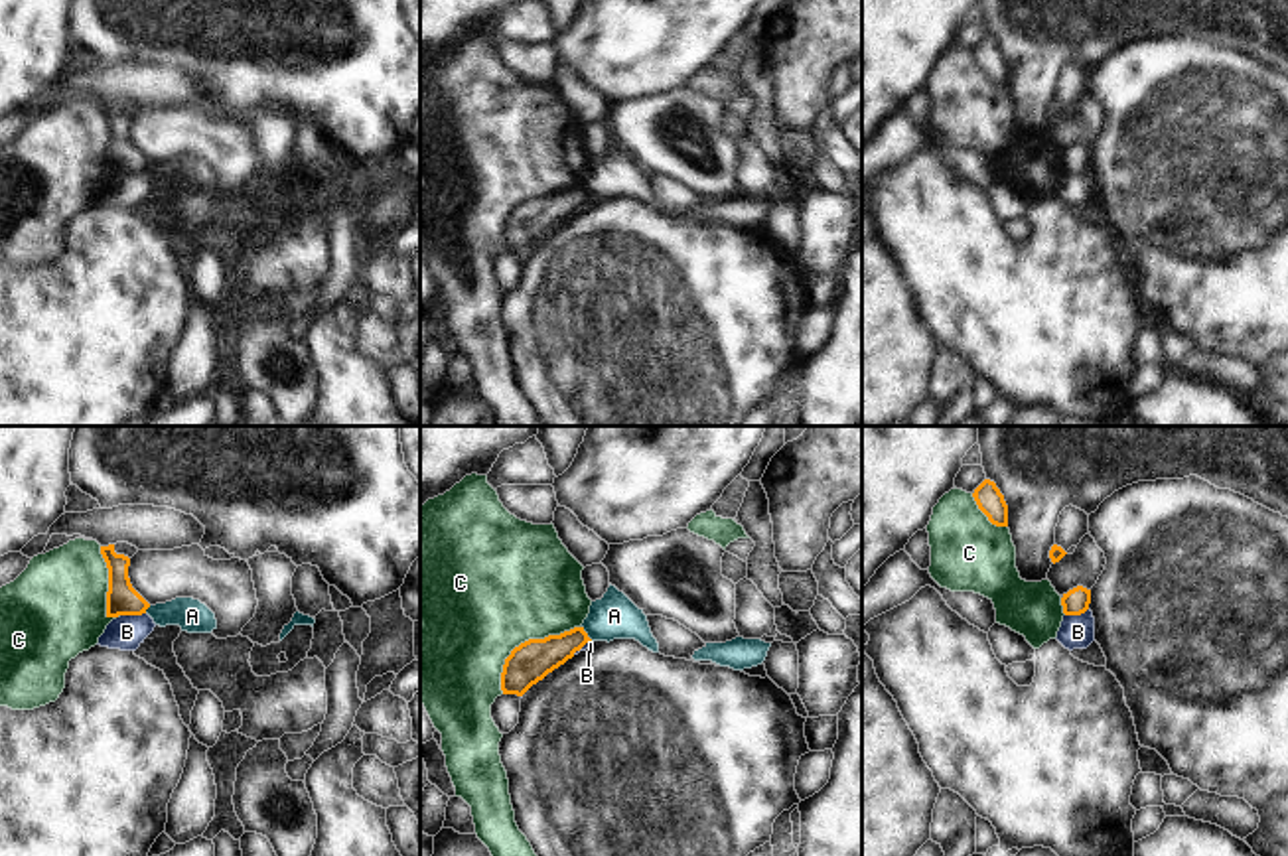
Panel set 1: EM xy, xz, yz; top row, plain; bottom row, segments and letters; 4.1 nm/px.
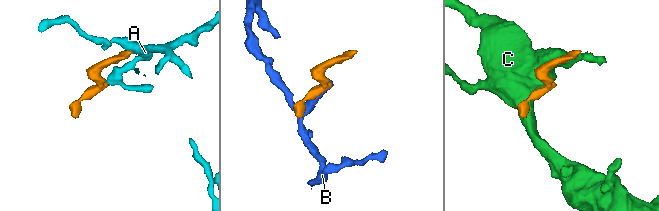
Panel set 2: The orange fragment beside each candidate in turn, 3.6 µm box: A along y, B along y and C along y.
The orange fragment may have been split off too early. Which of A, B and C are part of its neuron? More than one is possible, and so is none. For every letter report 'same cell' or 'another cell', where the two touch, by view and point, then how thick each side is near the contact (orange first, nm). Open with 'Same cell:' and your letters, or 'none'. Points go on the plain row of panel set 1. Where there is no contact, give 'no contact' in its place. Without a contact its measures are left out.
Same cell: none
A: another cell | xz (586, 192) | 160/180 nm
B: another cell | xy (133, 172) | 130/140 nm
C: another cell | xz (525, 200) | 170/500 nm

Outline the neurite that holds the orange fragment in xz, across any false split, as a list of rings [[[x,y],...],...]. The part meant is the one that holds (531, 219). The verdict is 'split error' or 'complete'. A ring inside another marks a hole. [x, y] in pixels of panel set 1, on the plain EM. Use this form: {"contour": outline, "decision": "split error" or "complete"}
{"contour": [[[574,185],[560,193],[521,201],[505,217],[501,231],[503,252],[523,254],[533,243],[572,217],[590,199],[584,185]]], "decision": "complete"}

